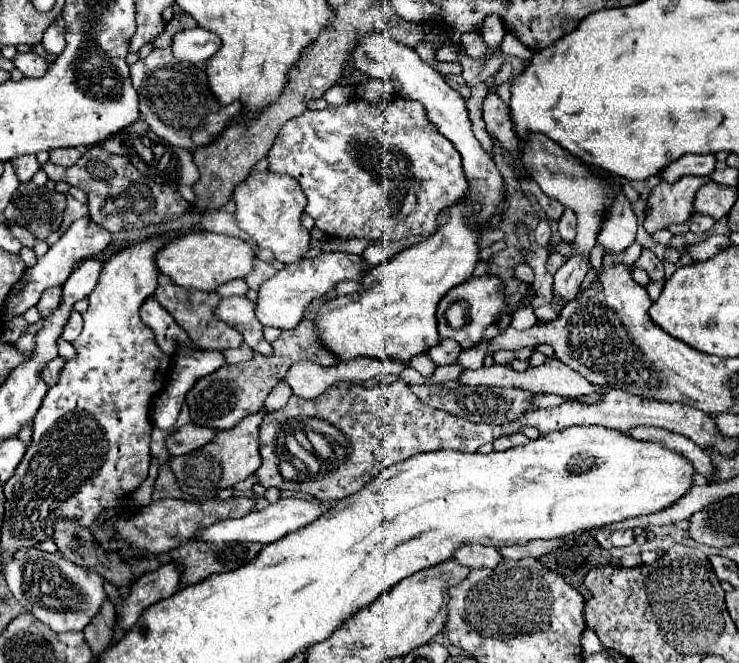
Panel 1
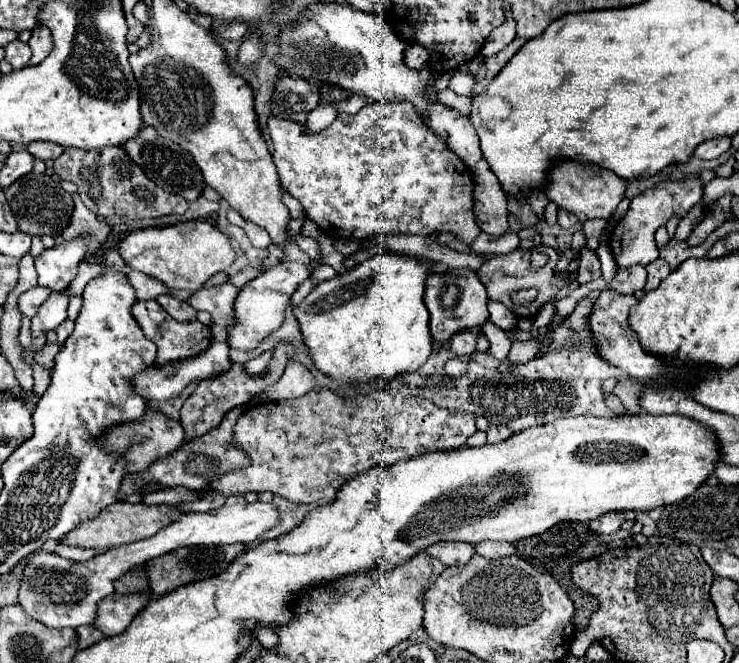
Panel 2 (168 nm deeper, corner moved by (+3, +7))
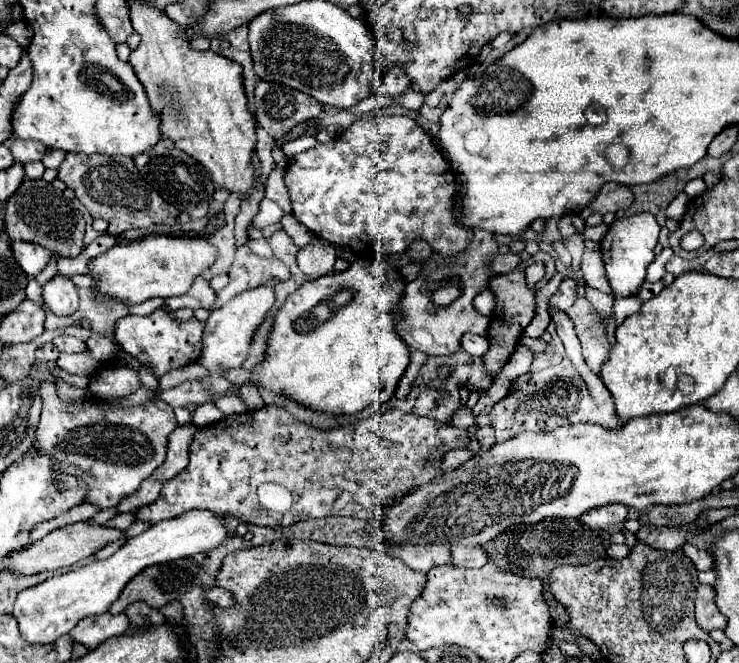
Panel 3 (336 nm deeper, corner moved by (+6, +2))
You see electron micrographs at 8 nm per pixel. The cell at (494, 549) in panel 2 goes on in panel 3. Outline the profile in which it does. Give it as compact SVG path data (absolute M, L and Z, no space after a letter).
M452 545L452 561L458 567L484 567L490 559L482 547L464 547Z

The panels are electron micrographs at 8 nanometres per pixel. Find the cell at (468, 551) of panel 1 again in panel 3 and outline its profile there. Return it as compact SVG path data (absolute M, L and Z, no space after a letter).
M412 545L412 547L392 547L386 549L392 557L402 559L408 567L428 573L436 565L452 565L452 553L444 545Z

